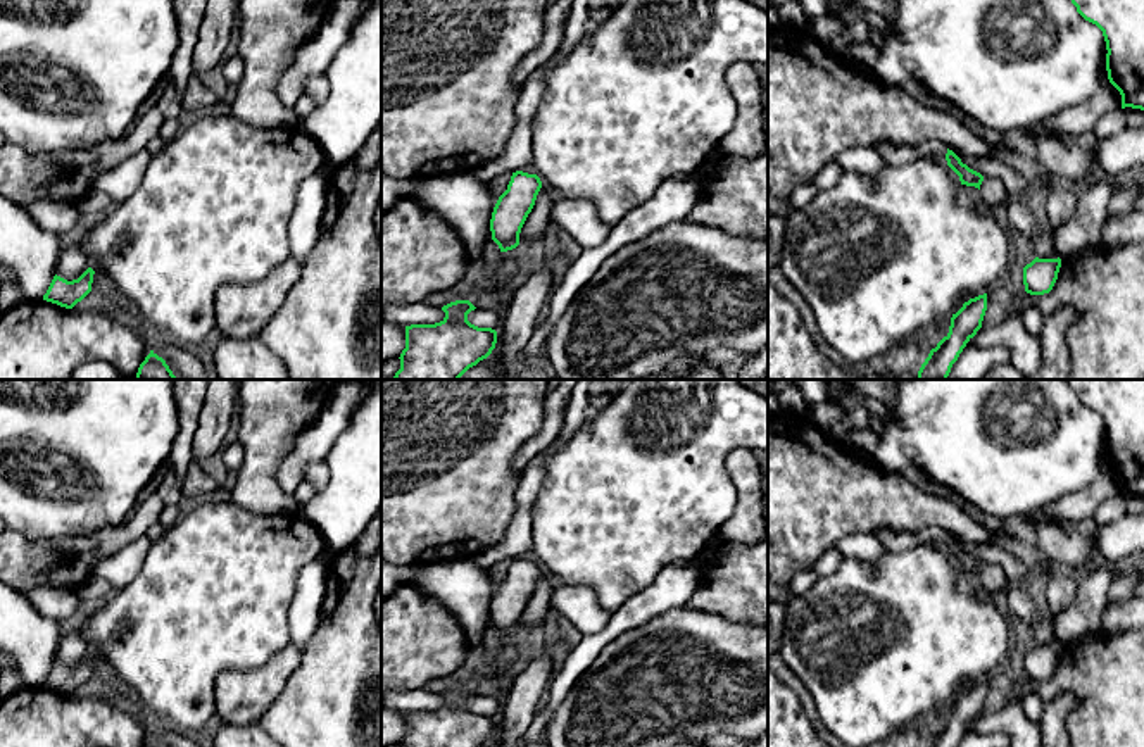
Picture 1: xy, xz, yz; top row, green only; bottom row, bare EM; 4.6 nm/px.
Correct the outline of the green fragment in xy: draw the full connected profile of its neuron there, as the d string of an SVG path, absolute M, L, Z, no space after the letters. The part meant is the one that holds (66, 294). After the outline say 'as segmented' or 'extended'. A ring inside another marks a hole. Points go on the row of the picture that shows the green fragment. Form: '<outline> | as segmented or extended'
M88 267L78 279L67 281L60 276L53 276L43 300L57 304L66 309L72 309L90 292L95 271Z | as segmented

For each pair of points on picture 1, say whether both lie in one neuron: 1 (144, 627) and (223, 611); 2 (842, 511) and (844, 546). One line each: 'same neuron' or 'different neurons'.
1: same neuron
2: different neurons

